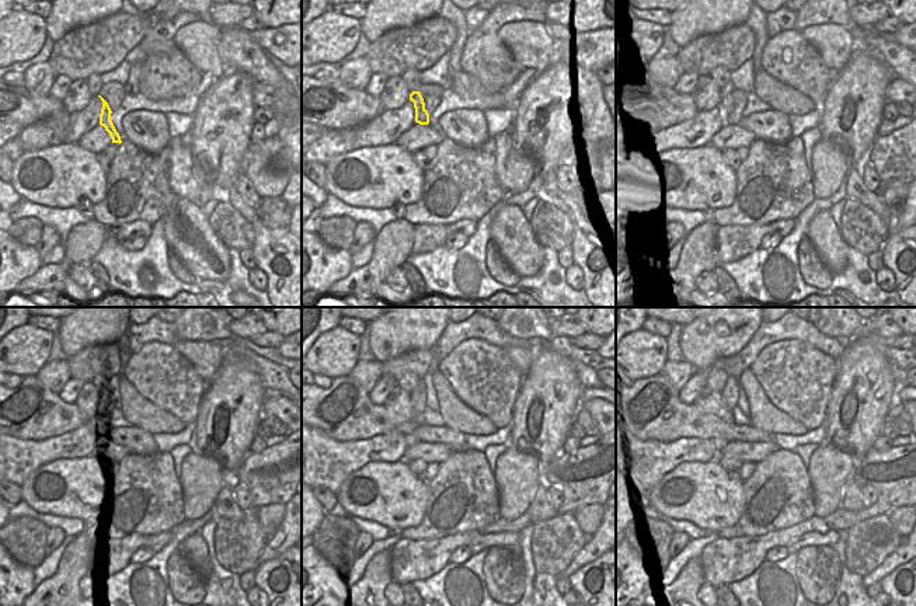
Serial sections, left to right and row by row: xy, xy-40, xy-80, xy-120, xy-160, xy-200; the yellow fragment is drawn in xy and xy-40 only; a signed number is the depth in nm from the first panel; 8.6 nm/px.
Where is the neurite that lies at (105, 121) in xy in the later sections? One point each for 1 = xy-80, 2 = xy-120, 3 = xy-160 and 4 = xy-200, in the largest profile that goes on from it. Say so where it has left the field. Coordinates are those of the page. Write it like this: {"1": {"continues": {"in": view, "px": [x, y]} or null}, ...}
{"1": {"continues": {"in": "xy-80", "px": [727, 90]}}, "2": {"continues": {"in": "xy-120", "px": [103, 404]}}, "3": {"continues": {"in": "xy-160", "px": [417, 397]}}, "4": {"continues": {"in": "xy-200", "px": [731, 390]}}}

